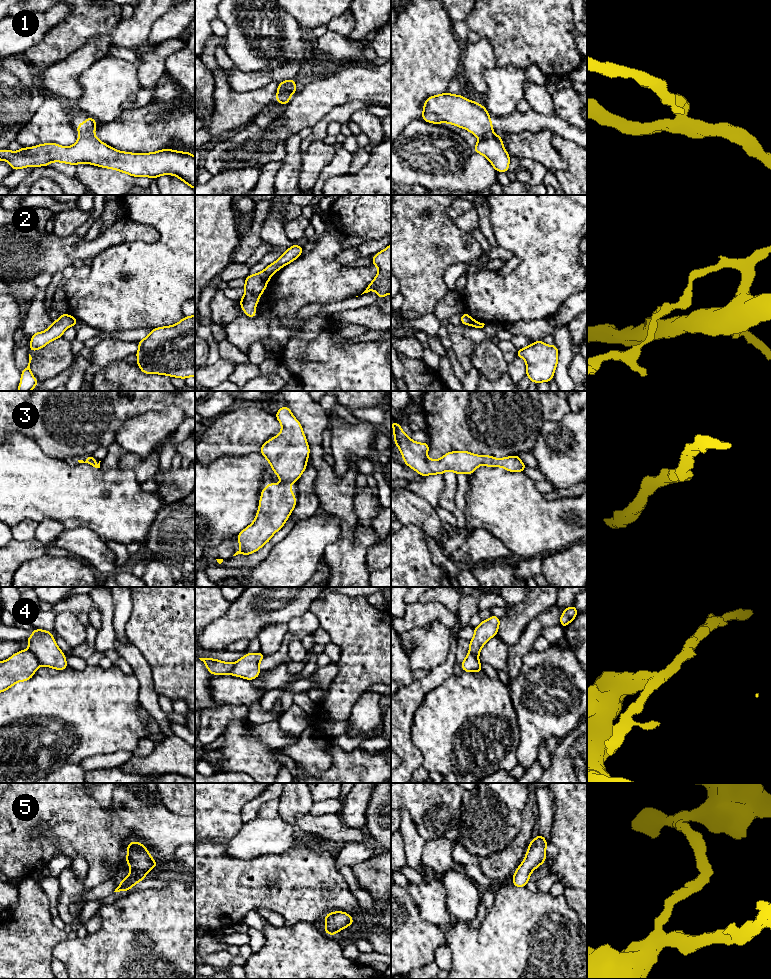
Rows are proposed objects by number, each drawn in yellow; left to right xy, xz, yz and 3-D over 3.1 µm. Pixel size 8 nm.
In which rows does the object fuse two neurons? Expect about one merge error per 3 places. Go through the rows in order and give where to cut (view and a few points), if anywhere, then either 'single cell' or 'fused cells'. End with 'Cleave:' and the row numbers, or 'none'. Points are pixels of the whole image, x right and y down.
1: xz (290, 94), (276, 97) | fused cells
2: xz (264, 270), (271, 275) | fused cells
3: no cut | single cell
4: xy (28, 649), (41, 664) | fused cells
5: no cut | single cell
Cleave: 1, 2, 4

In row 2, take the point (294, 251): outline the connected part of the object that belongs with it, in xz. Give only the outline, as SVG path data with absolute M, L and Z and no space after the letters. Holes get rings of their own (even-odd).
M293 244L289 249L284 252L279 259L277 259L274 263L268 265L264 271L266 271L271 276L274 275L279 269L284 267L285 265L296 260L301 253L303 252L303 246L298 246Z

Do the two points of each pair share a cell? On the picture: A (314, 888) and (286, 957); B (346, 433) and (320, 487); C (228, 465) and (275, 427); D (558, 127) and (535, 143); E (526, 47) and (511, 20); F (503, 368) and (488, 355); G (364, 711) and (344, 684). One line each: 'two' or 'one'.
A: two
B: two
C: two
D: two
E: one
F: one
G: two

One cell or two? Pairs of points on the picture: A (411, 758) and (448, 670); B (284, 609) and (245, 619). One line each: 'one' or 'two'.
A: one
B: one

